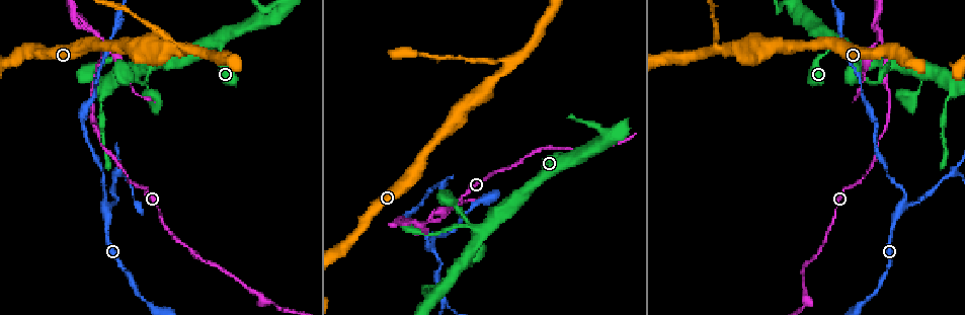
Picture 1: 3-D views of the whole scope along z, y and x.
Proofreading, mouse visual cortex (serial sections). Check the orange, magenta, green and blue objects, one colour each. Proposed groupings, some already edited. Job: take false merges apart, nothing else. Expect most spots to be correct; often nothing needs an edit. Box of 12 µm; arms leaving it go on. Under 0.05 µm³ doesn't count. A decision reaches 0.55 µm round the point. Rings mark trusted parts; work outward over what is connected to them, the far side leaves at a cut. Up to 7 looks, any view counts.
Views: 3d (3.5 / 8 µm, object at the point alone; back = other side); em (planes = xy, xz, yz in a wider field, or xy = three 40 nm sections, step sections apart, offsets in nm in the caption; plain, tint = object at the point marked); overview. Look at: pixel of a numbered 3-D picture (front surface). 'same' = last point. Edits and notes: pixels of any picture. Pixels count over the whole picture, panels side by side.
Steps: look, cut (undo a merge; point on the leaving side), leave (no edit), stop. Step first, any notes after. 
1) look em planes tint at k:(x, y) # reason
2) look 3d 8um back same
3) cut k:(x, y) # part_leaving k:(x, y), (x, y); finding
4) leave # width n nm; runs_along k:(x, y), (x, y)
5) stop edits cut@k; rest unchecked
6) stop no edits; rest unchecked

look 3d 3.5um at 1:(100, 39) # abrupt turn

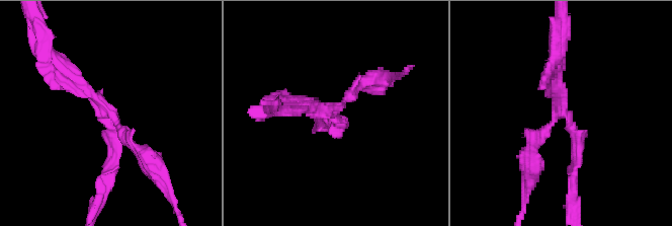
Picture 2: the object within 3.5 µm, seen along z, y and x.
look em xy step 1 tint at 2:(332, 114) # need the tissue

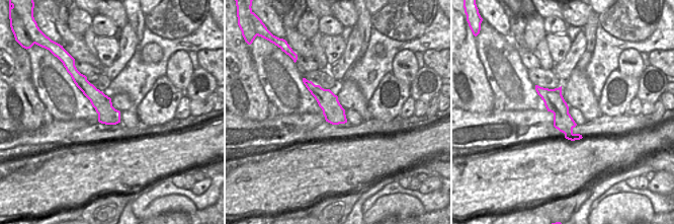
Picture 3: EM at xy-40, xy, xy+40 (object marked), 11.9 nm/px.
cut 2:(356, 84) # arms 3; arm_widths 150, 150, 150 nm; part_leaving 2:(335, 109), (363, 81), (392, 78); a second cell is stuck on

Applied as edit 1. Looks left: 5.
look overview # see it whole again

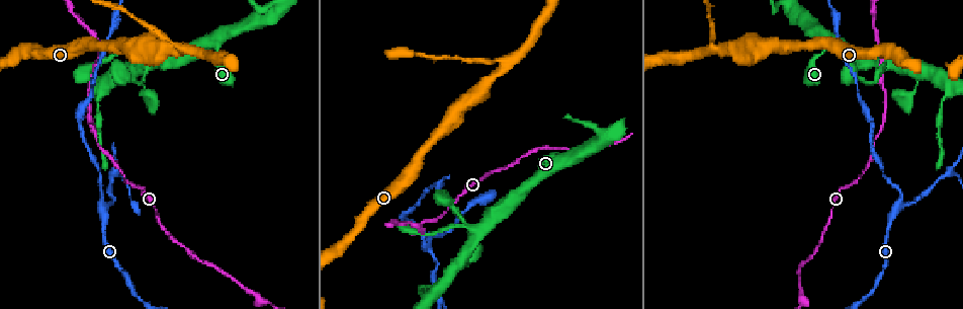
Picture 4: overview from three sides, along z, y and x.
look em xy step 3 tint at 4:(897, 205) # three arms meet

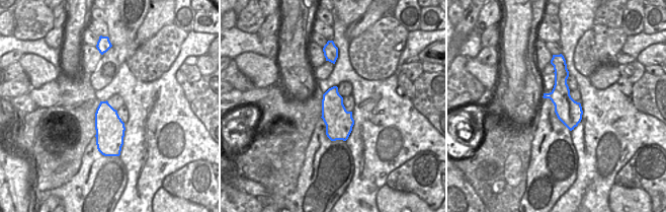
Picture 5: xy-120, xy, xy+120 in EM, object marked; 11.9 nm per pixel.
look 3d 3.5um same

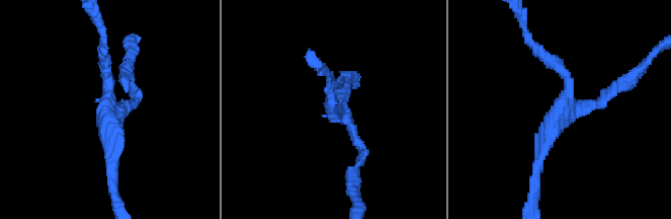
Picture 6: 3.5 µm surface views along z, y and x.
leave # width 340 nm; runs_along 6:(112, 174), (108, 78), (102, 56); one cell here

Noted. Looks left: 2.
look 3d 3.5um at 4:(114, 174) # abrupt turn

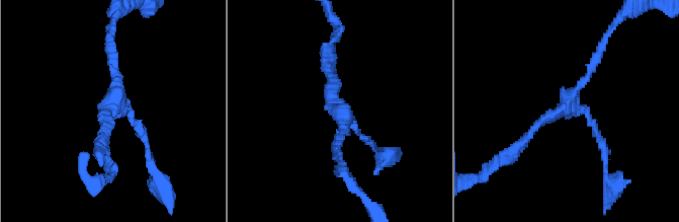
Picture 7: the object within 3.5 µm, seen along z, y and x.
look em xy step 1 tint at 7:(339, 111) # arms 3; arm_widths 100, 150, 150 nm; now the EM

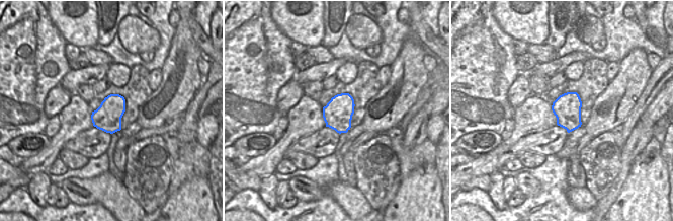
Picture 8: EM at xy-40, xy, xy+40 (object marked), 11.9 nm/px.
leave # runs_along 7:(516, 149), (566, 108), (599, 53); one cell here

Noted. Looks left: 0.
stop edits cut@2; rest unchecked

